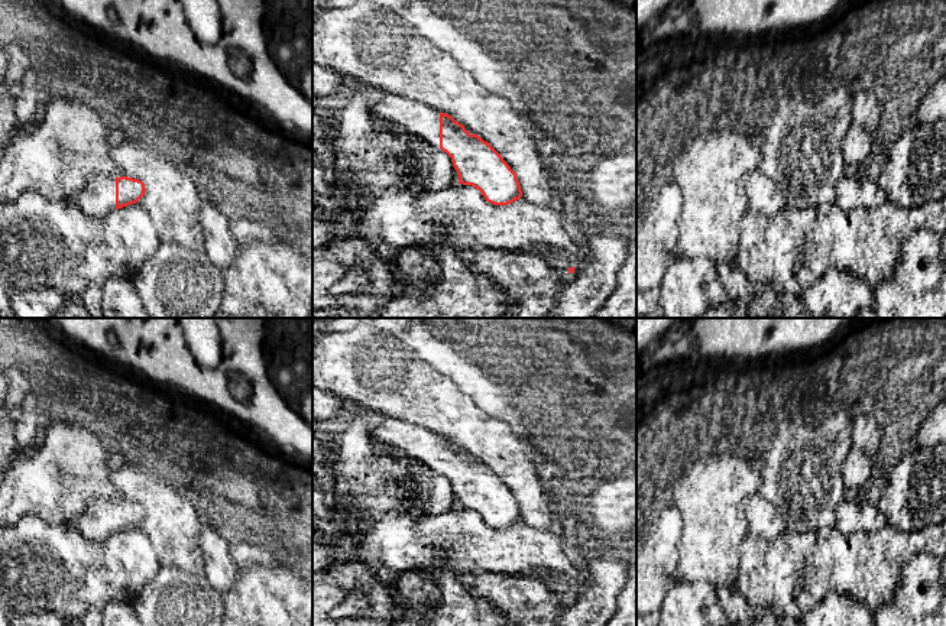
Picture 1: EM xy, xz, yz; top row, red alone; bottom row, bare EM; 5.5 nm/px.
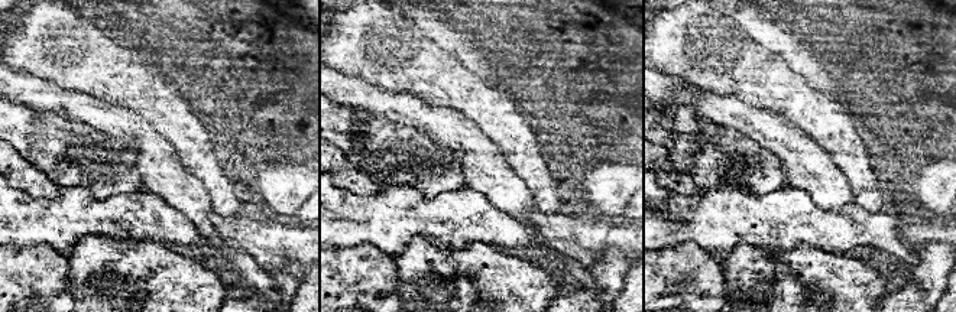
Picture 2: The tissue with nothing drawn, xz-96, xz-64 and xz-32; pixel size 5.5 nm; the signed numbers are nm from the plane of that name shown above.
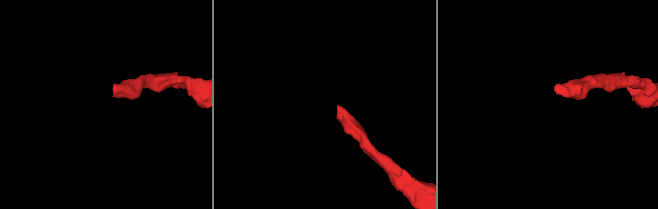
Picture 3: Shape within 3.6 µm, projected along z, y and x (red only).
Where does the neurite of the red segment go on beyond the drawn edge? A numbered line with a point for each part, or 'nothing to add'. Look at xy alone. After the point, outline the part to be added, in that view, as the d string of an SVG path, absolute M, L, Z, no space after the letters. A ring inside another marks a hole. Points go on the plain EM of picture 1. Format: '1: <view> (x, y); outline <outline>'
1: xy (97, 521); outline M94 499L68 525L88 539L103 541L116 533L116 502Z

